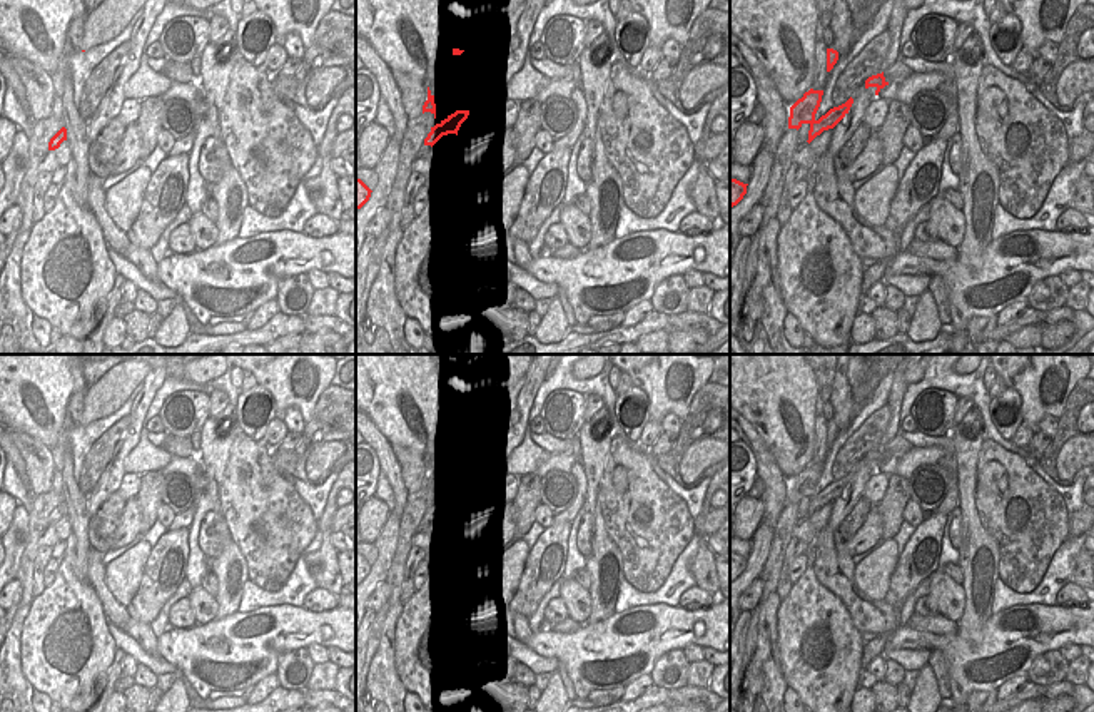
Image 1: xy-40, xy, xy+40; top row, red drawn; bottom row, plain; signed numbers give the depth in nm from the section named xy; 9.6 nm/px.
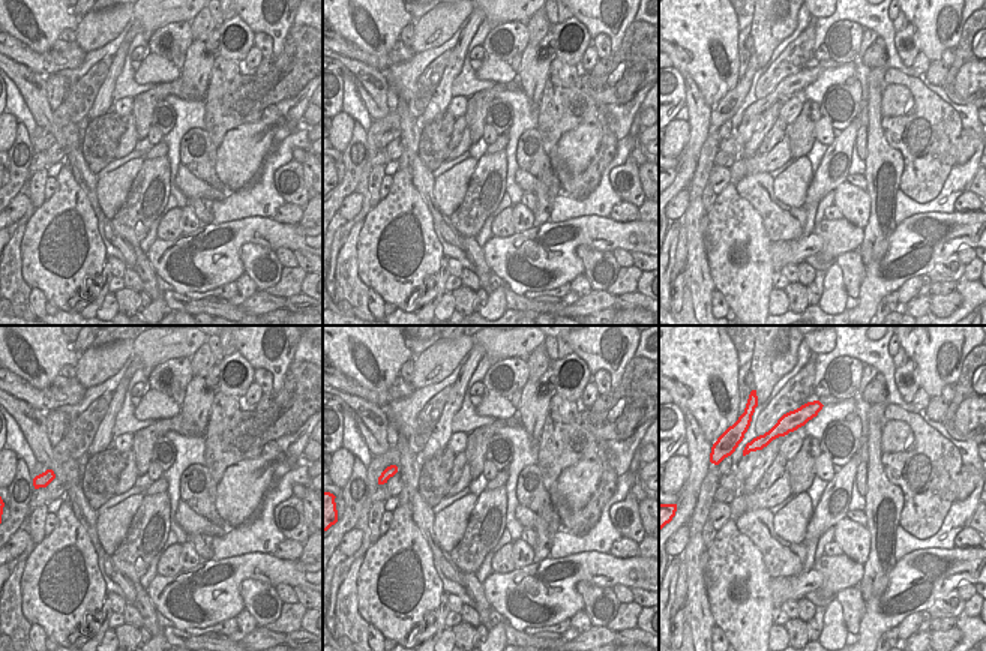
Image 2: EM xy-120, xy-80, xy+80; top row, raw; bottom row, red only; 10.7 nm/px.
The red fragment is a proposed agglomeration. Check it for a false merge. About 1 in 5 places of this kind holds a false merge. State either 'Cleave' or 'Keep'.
Keep.

